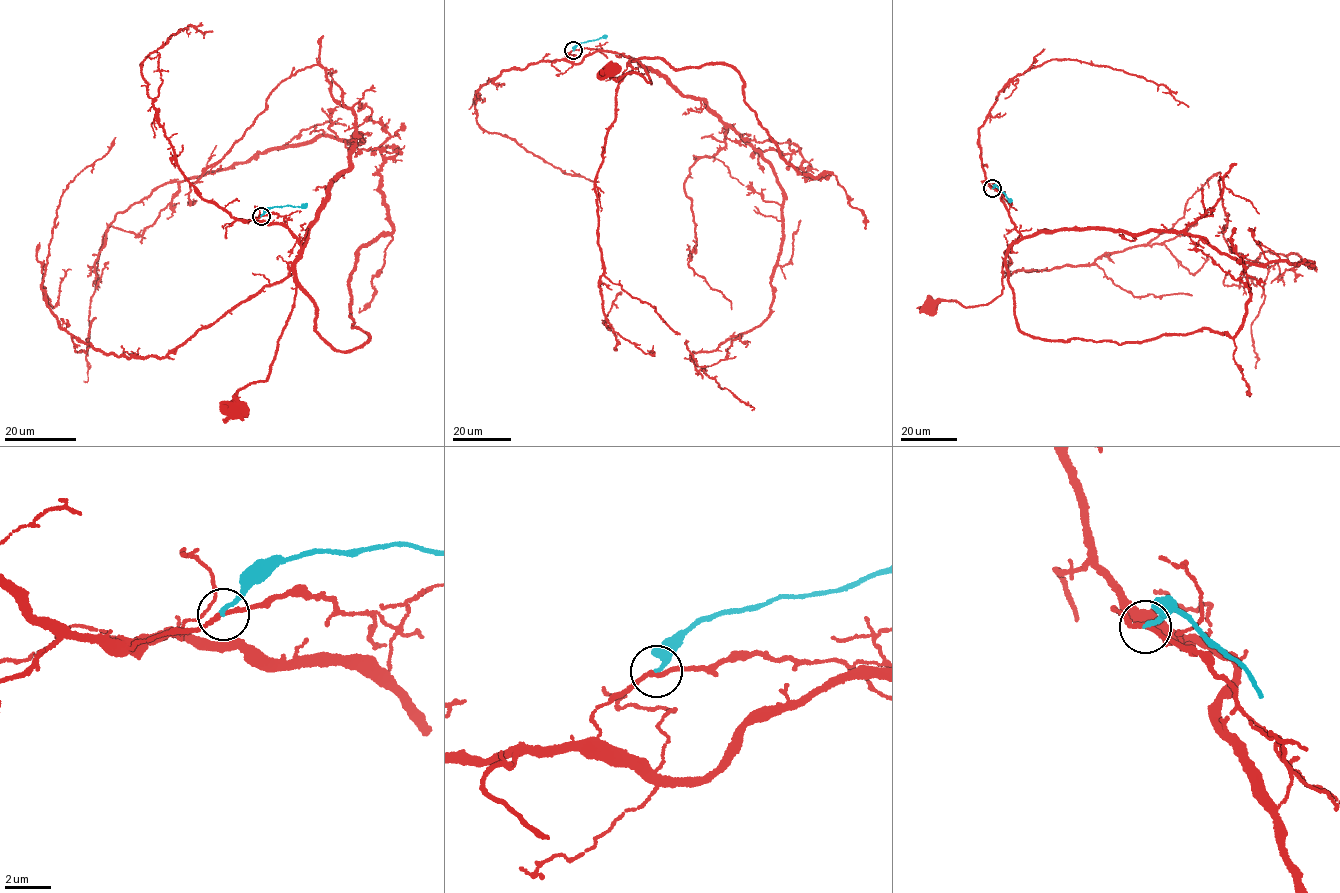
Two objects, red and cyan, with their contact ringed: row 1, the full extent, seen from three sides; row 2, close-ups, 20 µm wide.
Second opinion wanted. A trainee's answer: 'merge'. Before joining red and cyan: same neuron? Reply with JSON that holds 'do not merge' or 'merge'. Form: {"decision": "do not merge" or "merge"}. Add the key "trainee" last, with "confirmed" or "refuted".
{"decision": "do not merge", "trainee": "refuted"}

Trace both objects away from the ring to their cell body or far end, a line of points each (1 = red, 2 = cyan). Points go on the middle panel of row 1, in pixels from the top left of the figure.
1: (573, 50), (596, 48), (624, 55), (644, 65), (652, 83), (638, 74), (623, 75), (615, 80), (611, 70)
2: (573, 50), (579, 43), (606, 36)

